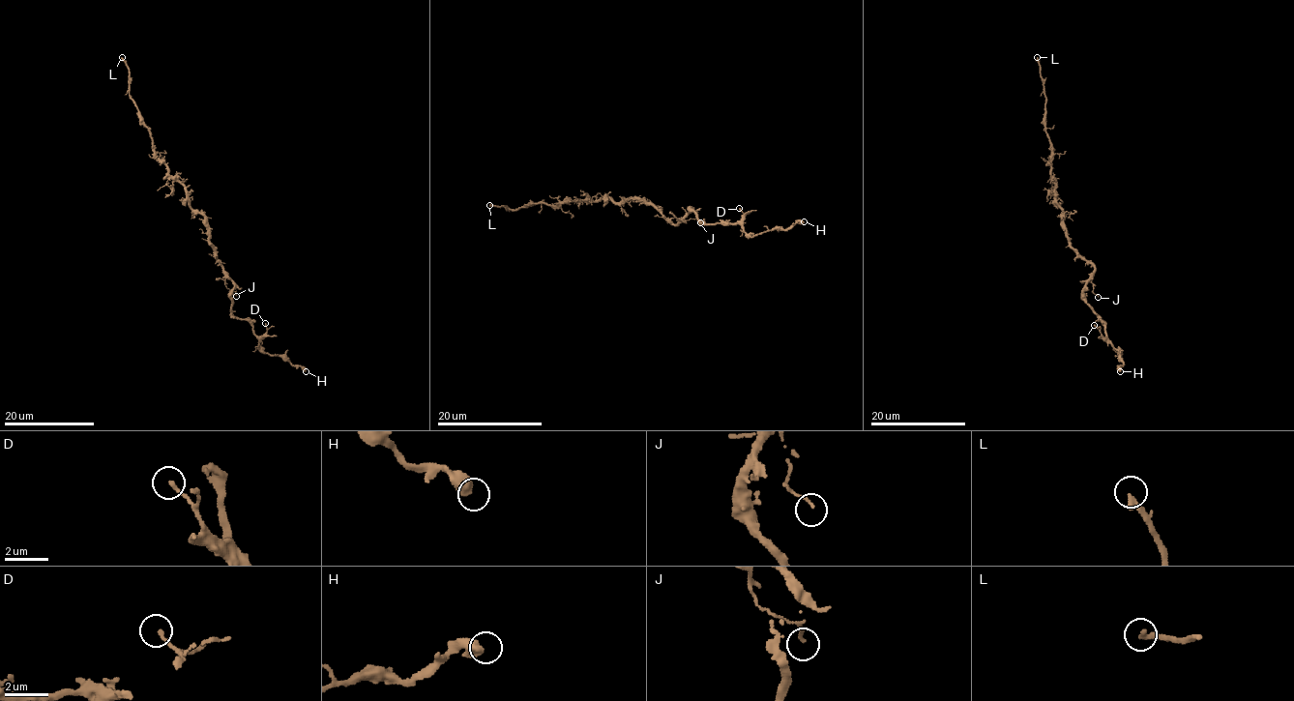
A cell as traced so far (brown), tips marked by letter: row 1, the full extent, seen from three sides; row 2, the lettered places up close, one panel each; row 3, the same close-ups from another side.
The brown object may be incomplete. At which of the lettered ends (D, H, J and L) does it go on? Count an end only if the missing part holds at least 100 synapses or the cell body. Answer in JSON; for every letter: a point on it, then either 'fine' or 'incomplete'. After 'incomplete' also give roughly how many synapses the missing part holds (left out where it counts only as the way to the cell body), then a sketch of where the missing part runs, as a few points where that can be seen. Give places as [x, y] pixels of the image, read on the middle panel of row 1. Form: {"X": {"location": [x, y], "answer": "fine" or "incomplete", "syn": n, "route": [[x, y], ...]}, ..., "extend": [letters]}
{"D": {"location": [739, 208], "answer": "fine"}, "H": {"location": [804, 221], "answer": "fine"}, "J": {"location": [700, 222], "answer": "fine"}, "L": {"location": [489, 205], "answer": "incomplete"}, "extend": ["L"]}

